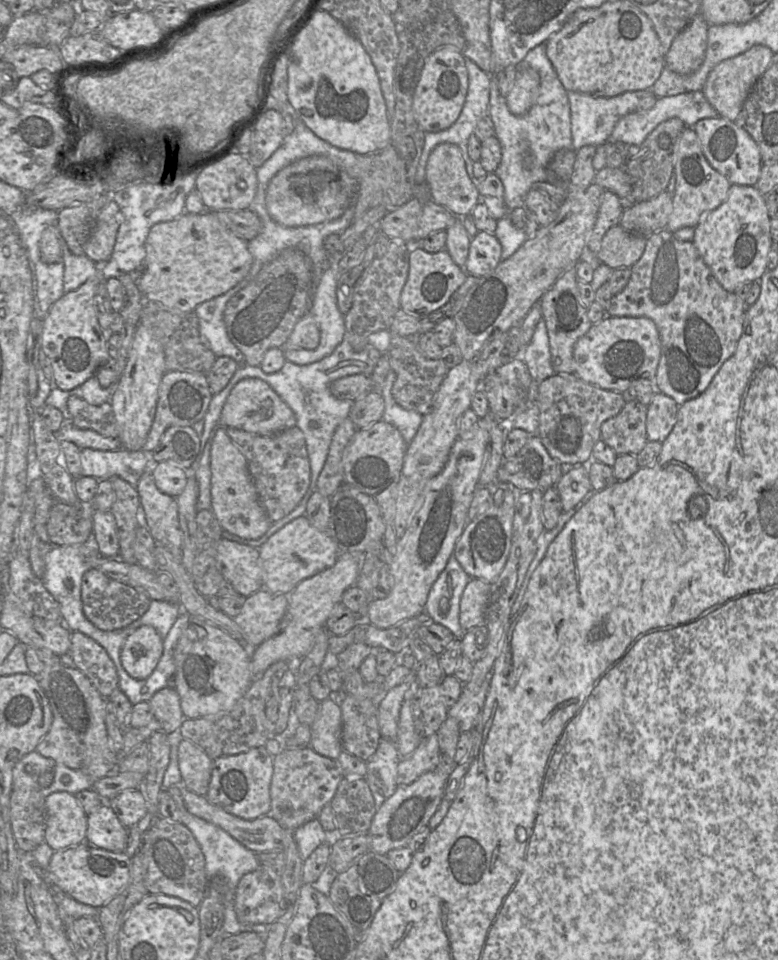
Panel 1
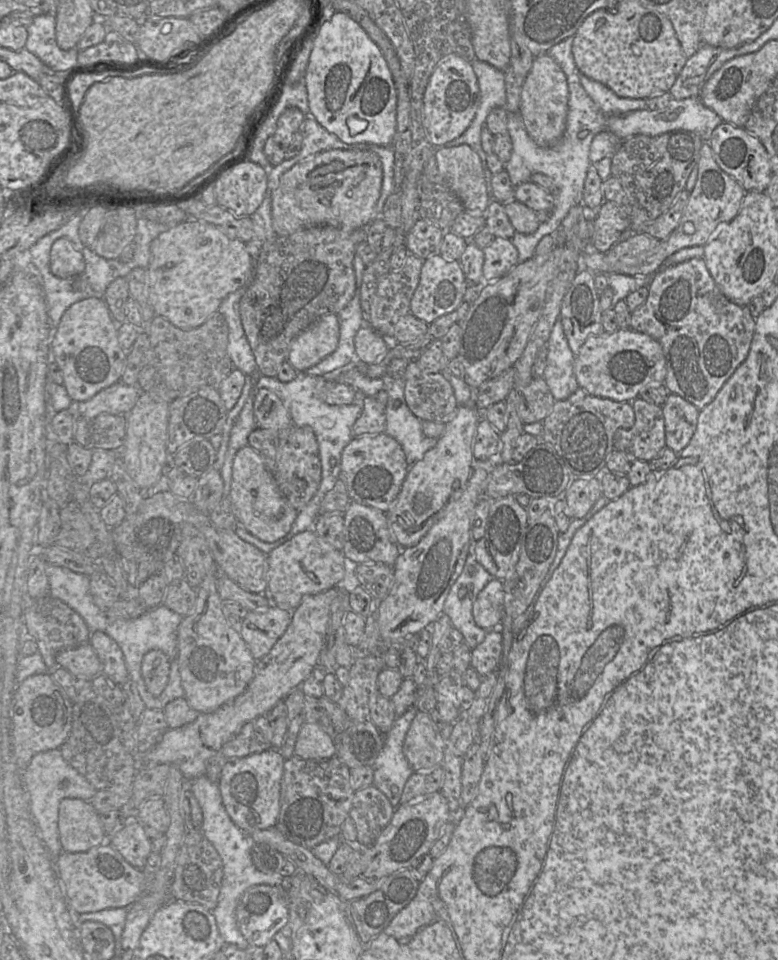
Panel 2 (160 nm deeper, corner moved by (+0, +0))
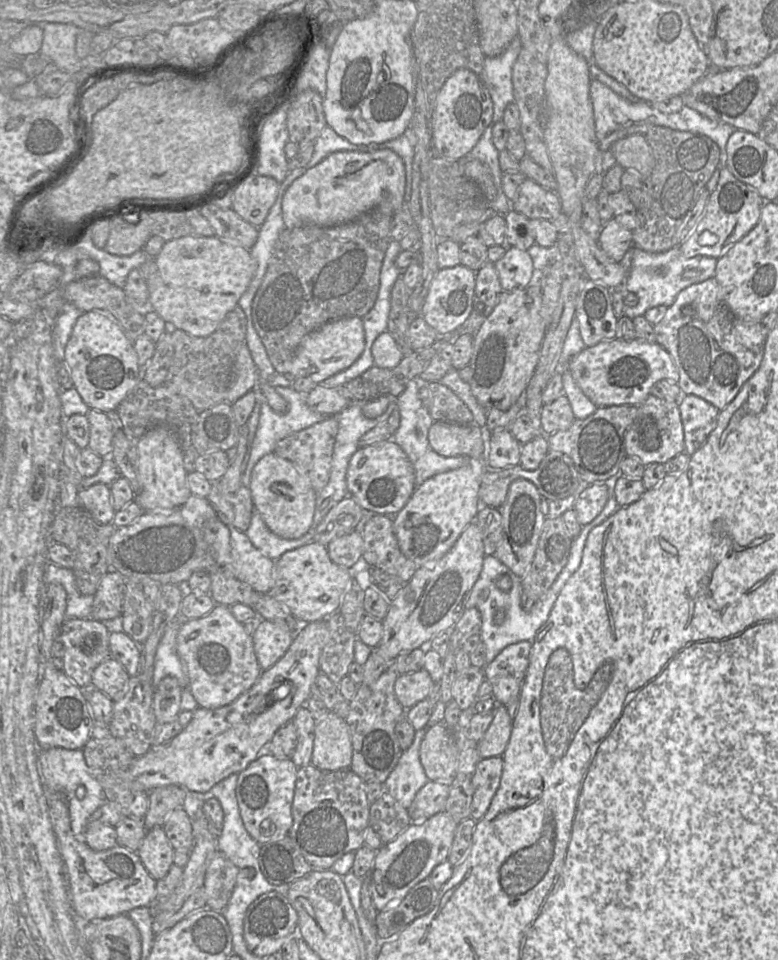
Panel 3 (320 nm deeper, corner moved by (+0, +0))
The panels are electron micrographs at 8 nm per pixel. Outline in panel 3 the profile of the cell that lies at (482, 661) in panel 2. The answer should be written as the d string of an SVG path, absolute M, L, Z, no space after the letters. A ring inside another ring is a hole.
M520 641L505 647L483 668L485 678L491 683L492 698L515 714L521 688L532 652L531 641Z

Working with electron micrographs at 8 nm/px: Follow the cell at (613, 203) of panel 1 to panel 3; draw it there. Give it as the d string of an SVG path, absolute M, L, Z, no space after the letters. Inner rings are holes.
M612 218L603 224L597 241L609 258L620 263L625 253L633 246L632 231L616 218Z

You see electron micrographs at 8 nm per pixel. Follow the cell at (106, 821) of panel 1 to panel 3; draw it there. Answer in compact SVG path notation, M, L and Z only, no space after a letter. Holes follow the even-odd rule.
M161 826L147 829L145 838L137 850L143 865L156 880L166 876L174 864L175 849Z

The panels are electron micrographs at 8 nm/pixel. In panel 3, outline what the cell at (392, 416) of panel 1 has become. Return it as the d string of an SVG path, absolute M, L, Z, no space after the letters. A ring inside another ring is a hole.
M418 377L416 380L410 381L405 391L394 399L400 412L400 425L391 436L392 440L402 448L411 462L417 486L437 474L463 467L470 460L464 456L445 457L432 449L428 441L428 431L435 421L423 406L419 397L419 388L420 378Z

